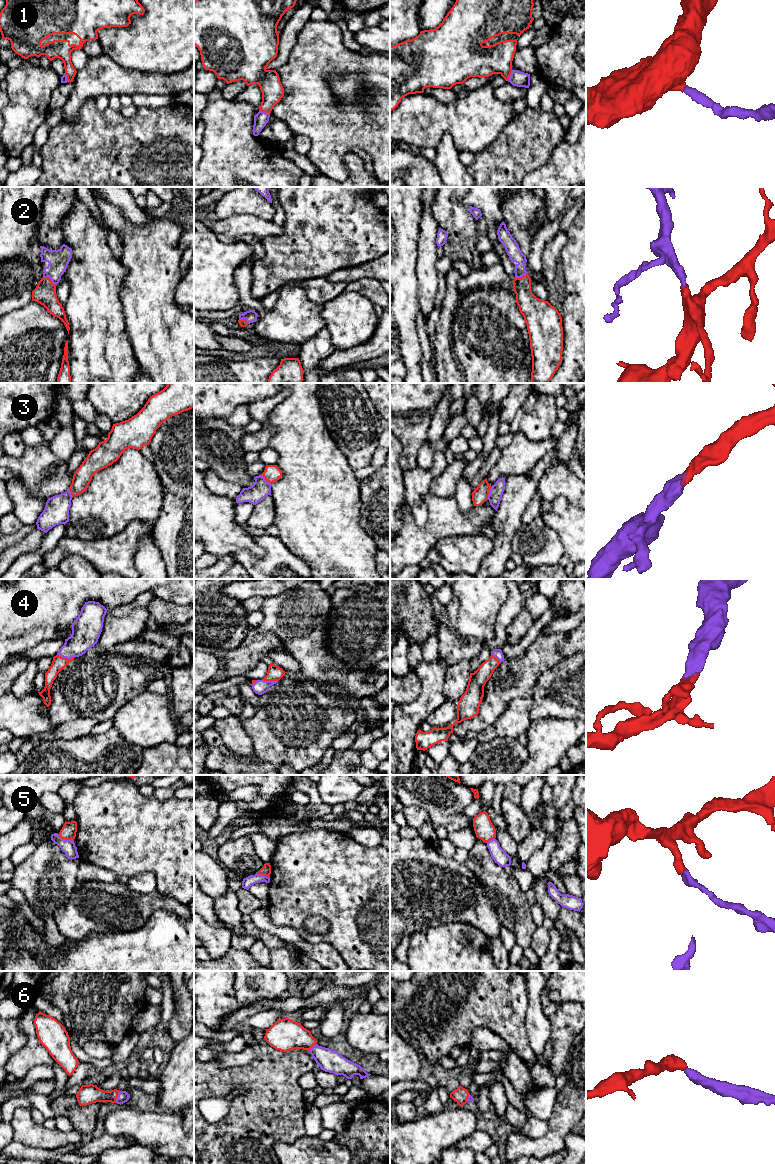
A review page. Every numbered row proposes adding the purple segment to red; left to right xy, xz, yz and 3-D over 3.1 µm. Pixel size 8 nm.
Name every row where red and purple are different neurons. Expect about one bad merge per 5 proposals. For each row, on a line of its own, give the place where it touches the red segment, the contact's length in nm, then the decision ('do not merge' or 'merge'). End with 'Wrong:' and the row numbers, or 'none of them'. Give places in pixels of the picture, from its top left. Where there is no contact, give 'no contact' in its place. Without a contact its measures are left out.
1: meets red in xz at (264, 111); contact 100 nm long; merge
2: meets red in xy at (50, 279); contact 130 nm long; merge
3: meets red in yz at (488, 493); contact 120 nm long; merge
4: meets red in xy at (66, 658); contact 150 nm long; merge
5: meets red in xy at (66, 839); contact 140 nm long; do not merge
6: meets red in xy at (117, 1096); contact 100 nm long; merge
Wrong: 5

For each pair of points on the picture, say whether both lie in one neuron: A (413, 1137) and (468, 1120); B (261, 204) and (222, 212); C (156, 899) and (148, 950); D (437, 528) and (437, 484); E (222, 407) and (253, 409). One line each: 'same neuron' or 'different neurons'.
A: same neuron
B: same neuron
C: different neurons
D: different neurons
E: different neurons

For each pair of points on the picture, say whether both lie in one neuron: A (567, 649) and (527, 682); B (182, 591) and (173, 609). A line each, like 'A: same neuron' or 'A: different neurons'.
A: different neurons
B: different neurons

